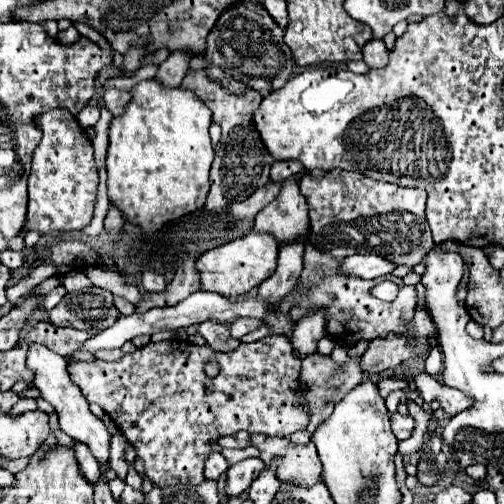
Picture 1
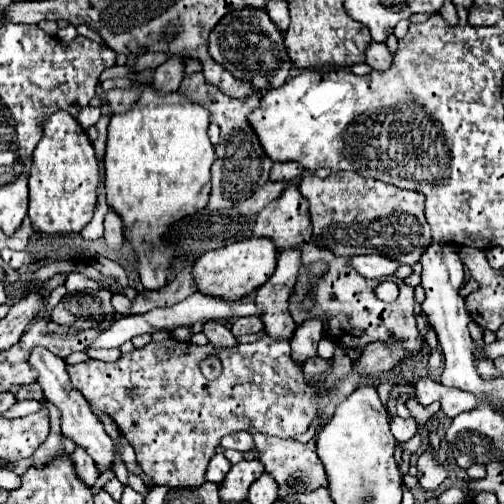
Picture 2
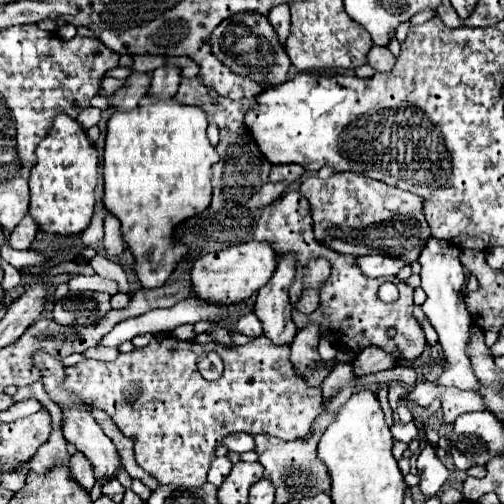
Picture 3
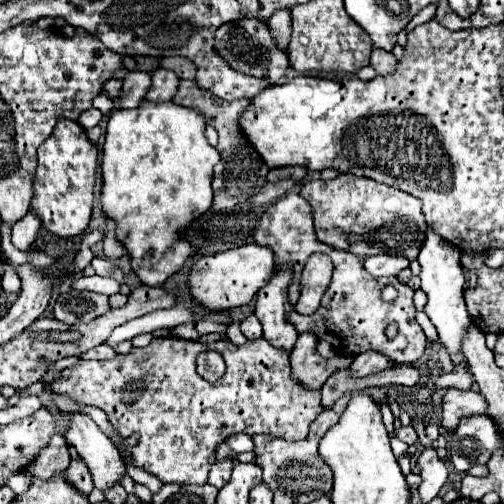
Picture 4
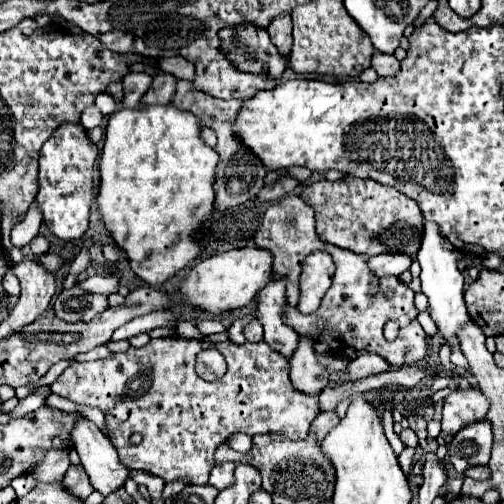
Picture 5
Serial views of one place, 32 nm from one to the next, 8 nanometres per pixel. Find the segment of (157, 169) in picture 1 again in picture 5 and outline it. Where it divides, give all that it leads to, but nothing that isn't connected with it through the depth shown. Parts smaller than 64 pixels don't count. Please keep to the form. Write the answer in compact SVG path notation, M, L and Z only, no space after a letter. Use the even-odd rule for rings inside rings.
M174 104L120 110L110 116L100 158L98 212L114 242L126 250L134 274L150 286L166 282L178 270L200 256L202 248L192 236L212 216L212 190L218 154L202 138L200 118Z

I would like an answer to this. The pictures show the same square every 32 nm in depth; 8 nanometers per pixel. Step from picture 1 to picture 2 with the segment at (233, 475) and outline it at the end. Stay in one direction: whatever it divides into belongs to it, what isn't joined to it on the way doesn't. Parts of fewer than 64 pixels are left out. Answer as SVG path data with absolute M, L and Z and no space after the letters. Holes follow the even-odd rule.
M242 460L230 468L220 488L220 496L224 502L242 502L248 496L248 488L254 480L264 472L264 464L256 460Z

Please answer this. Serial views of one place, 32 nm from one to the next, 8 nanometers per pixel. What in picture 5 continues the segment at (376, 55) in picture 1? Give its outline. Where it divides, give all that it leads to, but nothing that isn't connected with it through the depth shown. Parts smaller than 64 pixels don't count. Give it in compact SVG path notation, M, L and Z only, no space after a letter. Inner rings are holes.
M374 52L372 56L372 68L378 72L378 76L394 76L400 70L400 62L396 60L394 54L384 54L384 52Z

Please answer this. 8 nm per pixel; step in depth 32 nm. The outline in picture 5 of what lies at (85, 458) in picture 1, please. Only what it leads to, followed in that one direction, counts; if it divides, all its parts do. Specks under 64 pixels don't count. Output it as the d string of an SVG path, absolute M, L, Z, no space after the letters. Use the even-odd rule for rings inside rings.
M82 464L70 466L68 472L64 474L64 480L62 480L62 482L64 482L64 486L66 486L72 494L76 494L76 496L82 498L82 500L86 500L86 498L90 496L90 492L94 490L92 484L90 484L90 478L88 478L88 474L86 474L86 470L84 470Z

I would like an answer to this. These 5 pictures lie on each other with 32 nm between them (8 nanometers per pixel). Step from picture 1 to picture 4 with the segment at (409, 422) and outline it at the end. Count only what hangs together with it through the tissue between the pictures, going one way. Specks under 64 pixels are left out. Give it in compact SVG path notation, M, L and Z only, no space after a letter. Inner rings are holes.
M408 424L408 426L400 426L400 428L394 428L394 436L396 436L398 440L406 442L406 444L414 444L414 442L418 442L418 434L416 434L416 430L412 428L412 424Z

